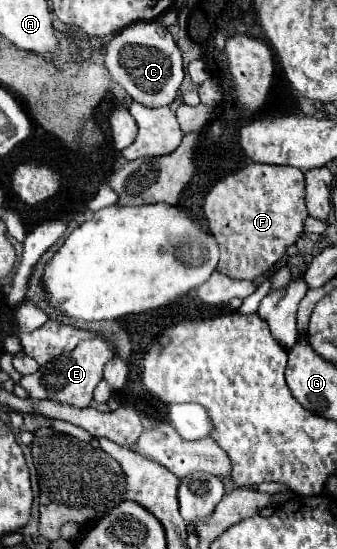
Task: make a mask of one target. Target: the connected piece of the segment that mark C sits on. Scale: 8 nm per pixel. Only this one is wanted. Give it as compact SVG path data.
M159 20L135 22L125 30L117 32L107 44L105 66L113 80L121 84L127 94L143 106L167 106L175 100L179 86L183 82L183 62L181 52L165 26Z

